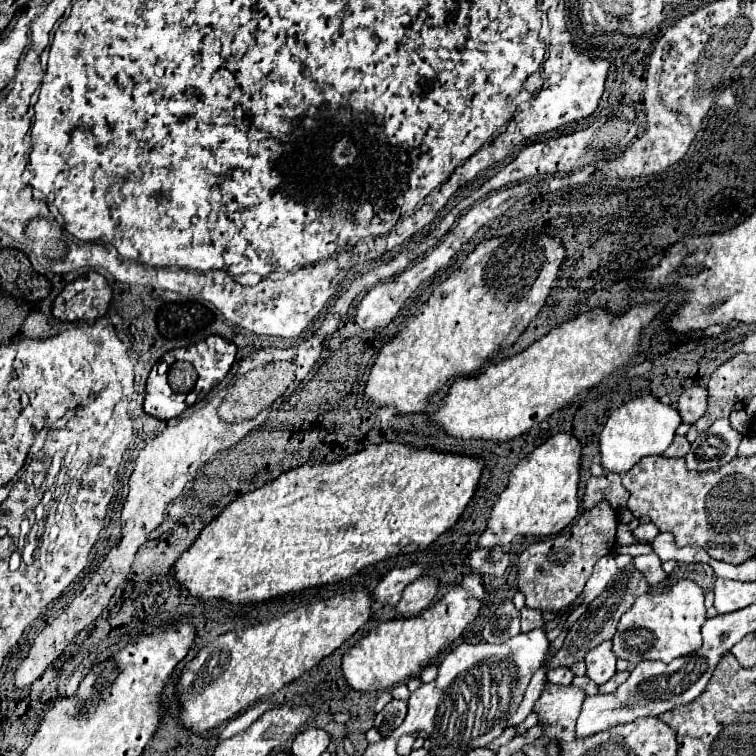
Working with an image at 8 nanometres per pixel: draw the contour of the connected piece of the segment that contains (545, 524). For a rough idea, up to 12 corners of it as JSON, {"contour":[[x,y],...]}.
{"contour":[[548,438],[510,474],[478,546],[550,536],[578,514],[582,446]]}

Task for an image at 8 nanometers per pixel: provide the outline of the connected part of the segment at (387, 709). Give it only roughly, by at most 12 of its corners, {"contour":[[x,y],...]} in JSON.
{"contour":[[392,700],[374,718],[382,736],[392,734],[406,718],[406,702]]}

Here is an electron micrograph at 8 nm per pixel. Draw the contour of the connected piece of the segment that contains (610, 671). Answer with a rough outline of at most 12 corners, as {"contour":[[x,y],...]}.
{"contour":[[612,642],[592,648],[586,676],[604,684],[616,674]]}

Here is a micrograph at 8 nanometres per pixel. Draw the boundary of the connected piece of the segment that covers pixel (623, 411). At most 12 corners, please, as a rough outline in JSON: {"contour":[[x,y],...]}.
{"contour":[[654,396],[612,410],[602,466],[626,472],[664,454],[680,412]]}

